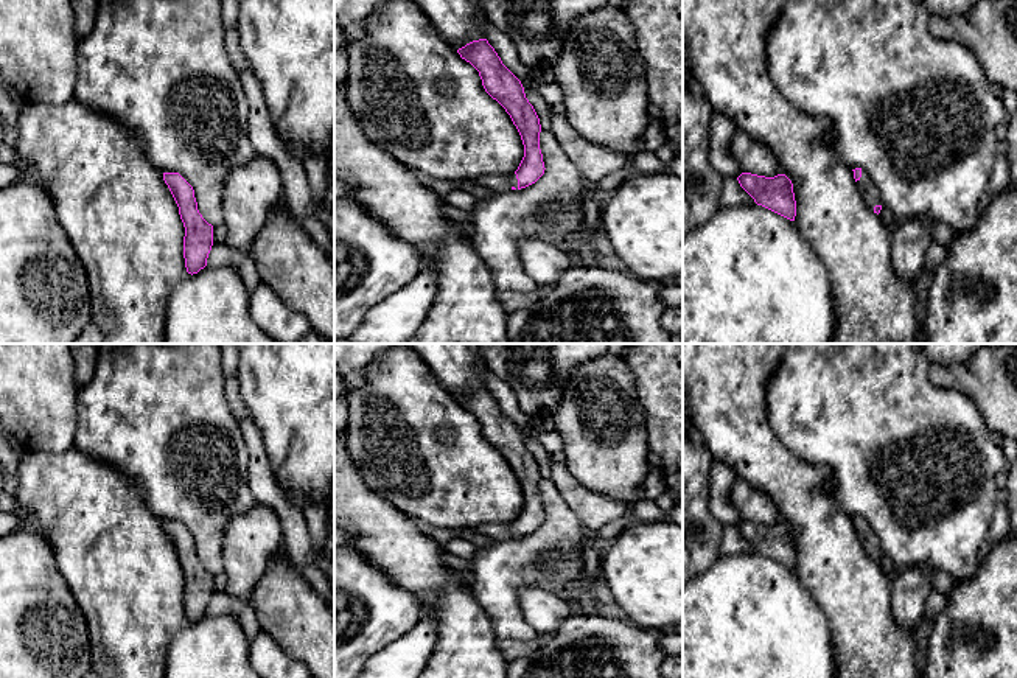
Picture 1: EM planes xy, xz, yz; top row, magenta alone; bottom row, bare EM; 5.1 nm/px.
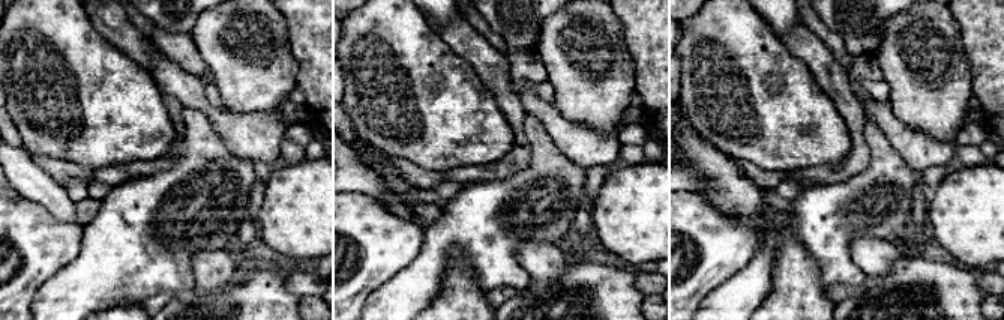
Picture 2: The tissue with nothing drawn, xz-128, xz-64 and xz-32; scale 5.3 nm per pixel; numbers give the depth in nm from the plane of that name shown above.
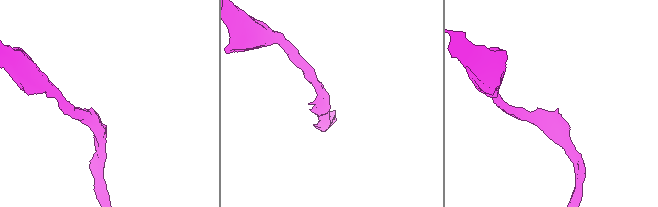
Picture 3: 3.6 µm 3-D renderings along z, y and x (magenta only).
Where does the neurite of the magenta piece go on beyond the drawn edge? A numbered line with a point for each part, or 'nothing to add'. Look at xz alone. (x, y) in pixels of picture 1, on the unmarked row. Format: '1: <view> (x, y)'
1: xz (498, 531)

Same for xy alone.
nothing to add

